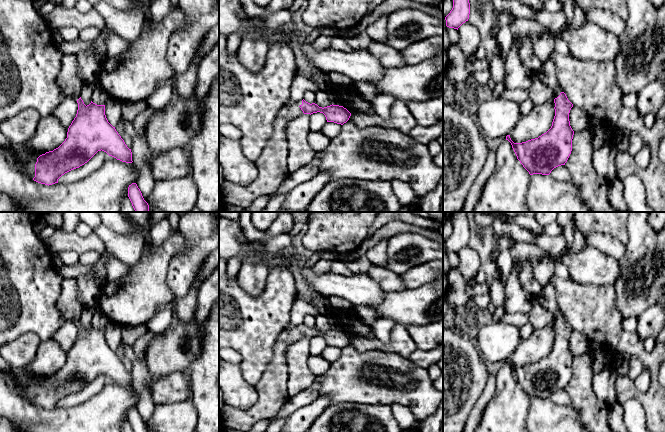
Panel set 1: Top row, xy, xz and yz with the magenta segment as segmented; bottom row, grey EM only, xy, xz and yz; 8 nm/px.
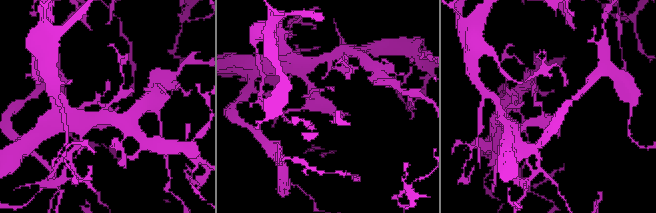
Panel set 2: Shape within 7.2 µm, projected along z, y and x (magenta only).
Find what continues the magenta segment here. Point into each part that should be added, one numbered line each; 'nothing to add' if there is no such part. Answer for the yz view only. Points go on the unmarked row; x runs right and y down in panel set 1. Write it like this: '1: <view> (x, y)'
1: yz (547, 298)

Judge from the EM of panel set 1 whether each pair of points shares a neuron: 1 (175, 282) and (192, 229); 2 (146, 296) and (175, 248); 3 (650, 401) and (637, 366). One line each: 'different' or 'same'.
1: same
2: same
3: different

